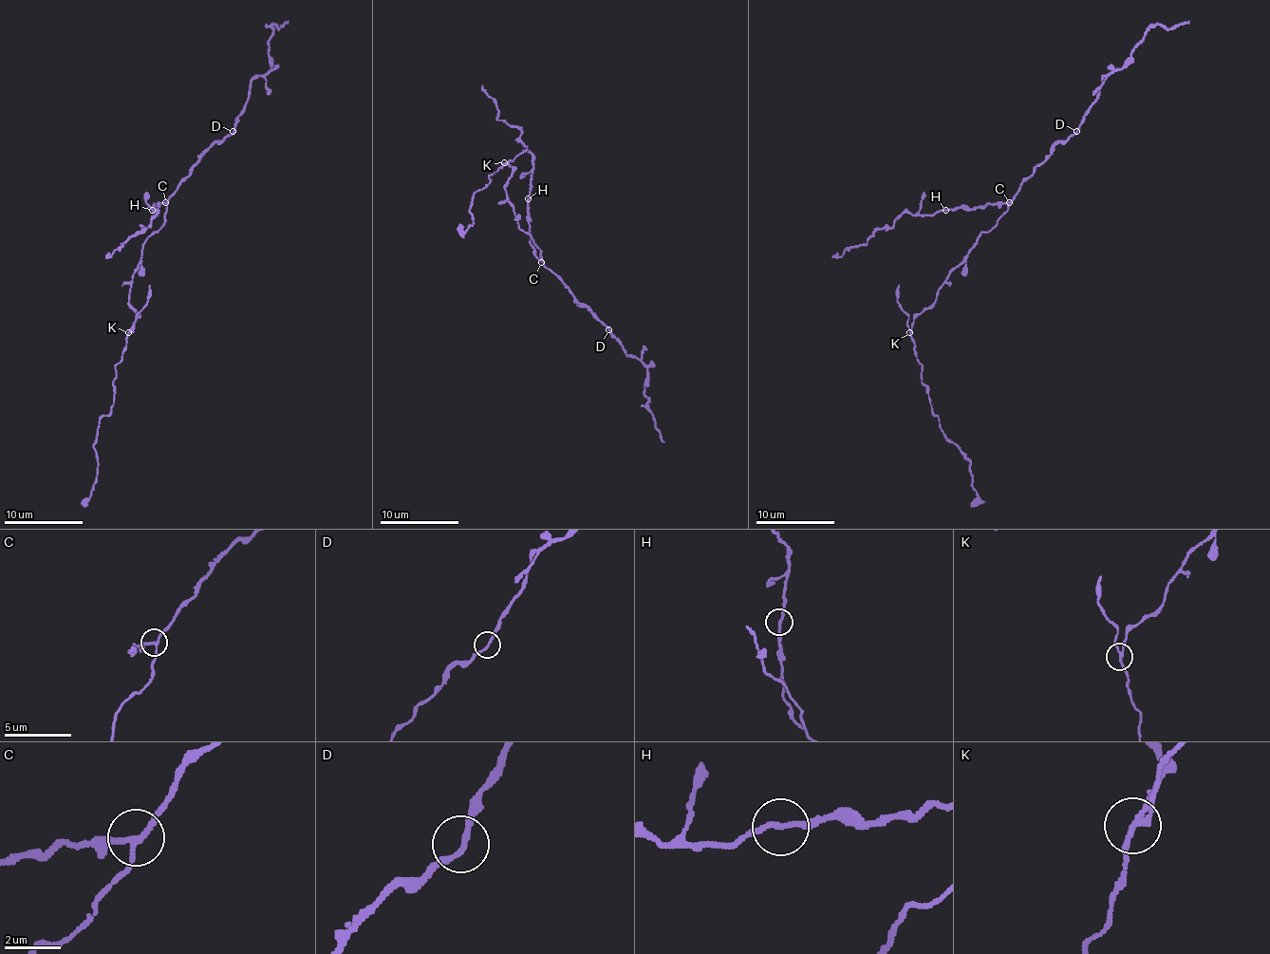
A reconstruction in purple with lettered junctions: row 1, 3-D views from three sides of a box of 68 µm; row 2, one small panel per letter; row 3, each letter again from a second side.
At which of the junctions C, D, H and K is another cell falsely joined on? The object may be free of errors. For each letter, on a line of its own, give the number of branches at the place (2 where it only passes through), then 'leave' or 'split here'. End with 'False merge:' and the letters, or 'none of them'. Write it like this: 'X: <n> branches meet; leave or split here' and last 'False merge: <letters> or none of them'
C: 3 branches meet; leave
D: 2 branches meet; leave
H: 2 branches meet; leave
K: 3 branches meet; split here
False merge: K

